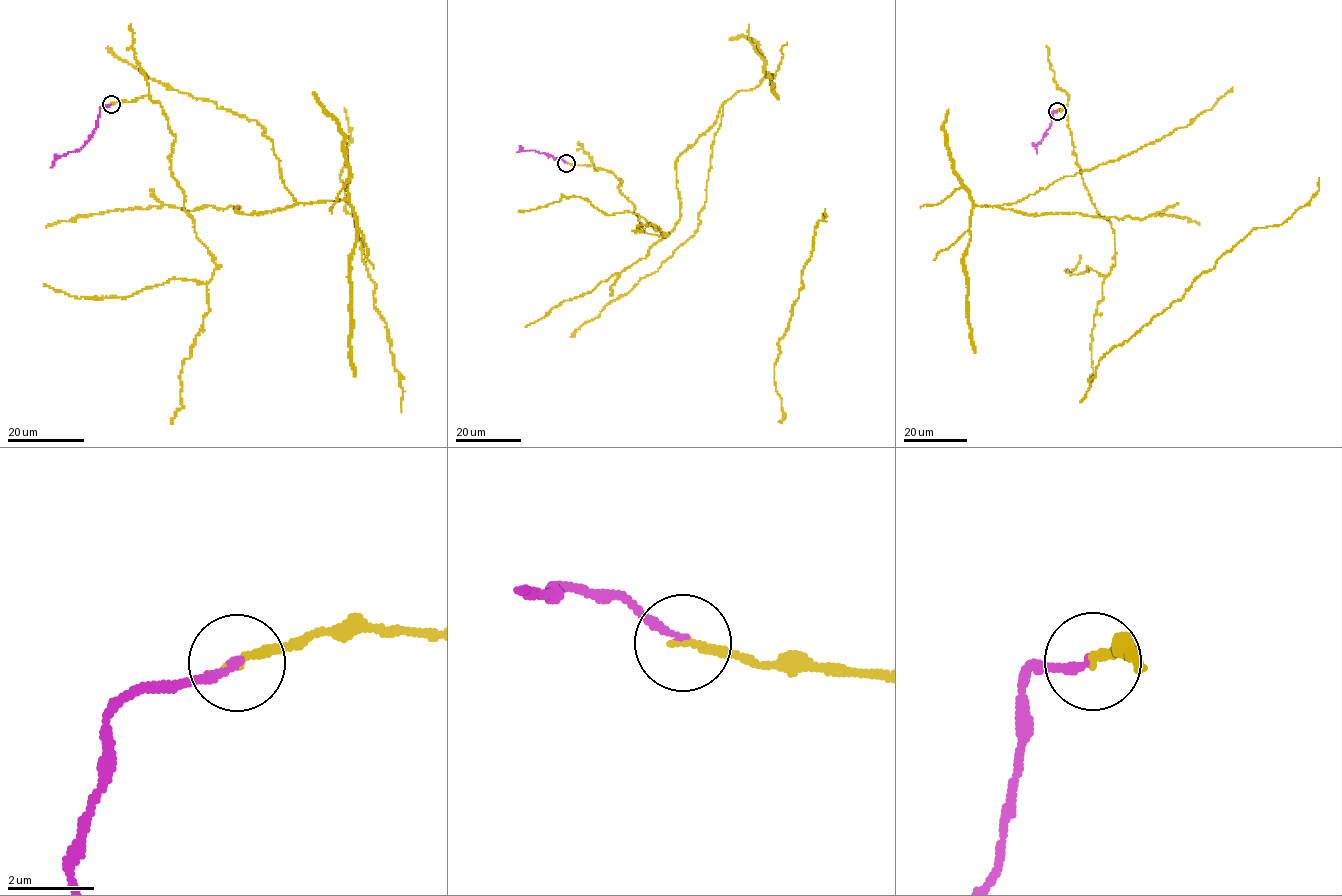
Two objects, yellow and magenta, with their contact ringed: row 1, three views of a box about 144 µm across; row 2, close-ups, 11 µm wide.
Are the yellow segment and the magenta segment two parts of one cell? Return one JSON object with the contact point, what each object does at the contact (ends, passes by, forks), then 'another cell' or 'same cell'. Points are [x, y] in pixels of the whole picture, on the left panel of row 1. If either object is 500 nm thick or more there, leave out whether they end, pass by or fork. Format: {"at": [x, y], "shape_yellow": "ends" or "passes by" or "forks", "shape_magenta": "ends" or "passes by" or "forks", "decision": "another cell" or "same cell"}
{"at": [111, 104], "shape_yellow": "ends", "shape_magenta": "ends", "decision": "same cell"}

